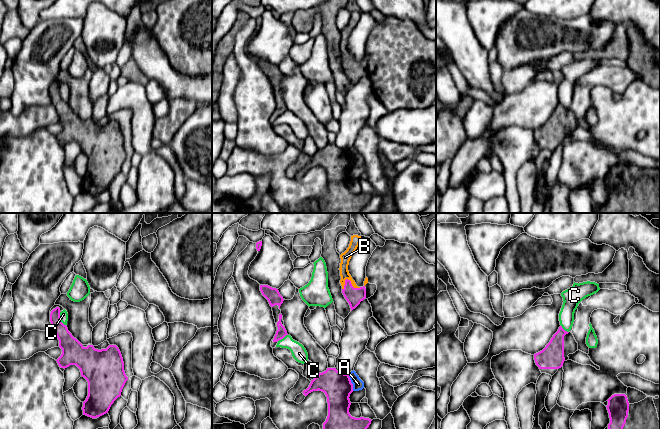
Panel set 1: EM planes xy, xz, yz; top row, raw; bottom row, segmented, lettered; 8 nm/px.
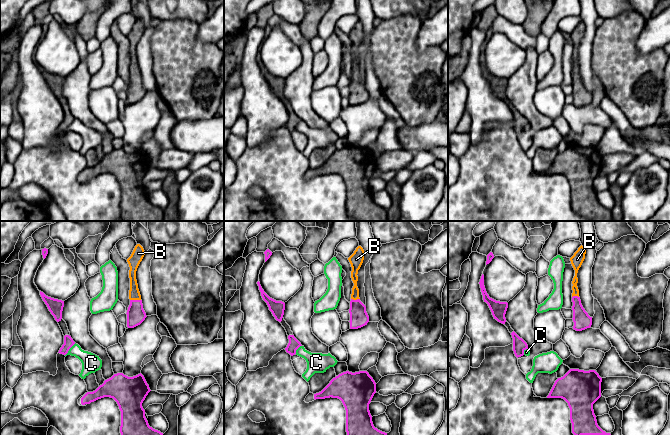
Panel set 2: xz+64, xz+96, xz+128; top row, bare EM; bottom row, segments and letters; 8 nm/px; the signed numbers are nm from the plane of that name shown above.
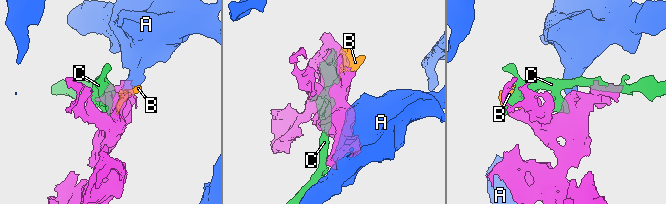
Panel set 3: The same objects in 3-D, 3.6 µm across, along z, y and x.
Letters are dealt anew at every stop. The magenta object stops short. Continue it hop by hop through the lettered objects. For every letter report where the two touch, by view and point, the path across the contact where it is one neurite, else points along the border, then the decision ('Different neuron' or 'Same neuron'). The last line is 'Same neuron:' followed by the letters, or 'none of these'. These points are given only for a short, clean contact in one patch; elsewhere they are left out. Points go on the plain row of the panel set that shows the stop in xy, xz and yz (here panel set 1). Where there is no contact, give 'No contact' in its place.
A: Touches magenta at xz (350, 158). Boundary: xz (347, 149), (353, 166). Different neuron
B: Touches magenta at xz (349, 56). Same neuron
C: Touches magenta at xy (59, 94). Boundary: xy (60, 87), (60, 96), (65, 101). Different neuron
Same neuron: B

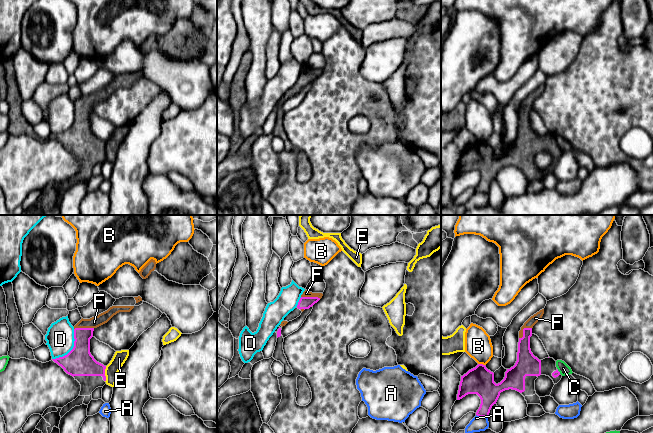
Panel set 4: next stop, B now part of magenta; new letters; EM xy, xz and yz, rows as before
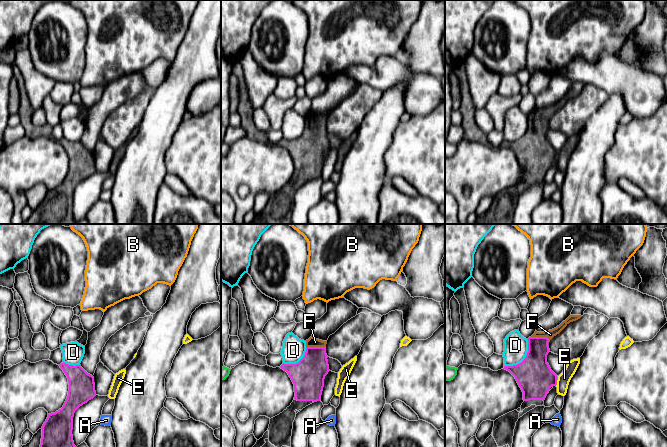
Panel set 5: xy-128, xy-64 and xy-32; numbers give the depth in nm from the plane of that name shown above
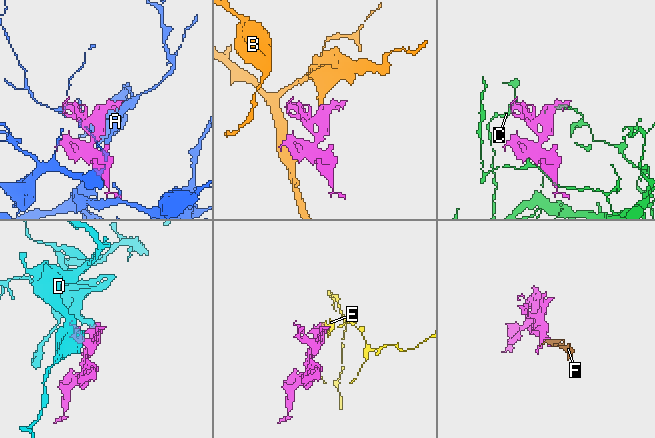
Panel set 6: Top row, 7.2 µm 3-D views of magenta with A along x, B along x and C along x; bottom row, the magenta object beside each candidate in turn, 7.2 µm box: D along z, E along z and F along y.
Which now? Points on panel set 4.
A: Touches magenta at yz (482, 192). Boundary: yz (476, 190), (487, 193). Different neuron
B: Touches magenta at yz (481, 140). Boundary: yz (478, 139), (484, 141). Different neuron
C: Touches magenta at yz (558, 147). Boundary: yz (557, 144), (560, 149). Different neuron
D: Touches magenta at xy (72, 125). Different neuron
E: Touches magenta at xy (104, 150). Boundary: xy (106, 142), (105, 157). Different neuron
F: Touches magenta at xy (83, 104). Same neuron
Same neuron: F

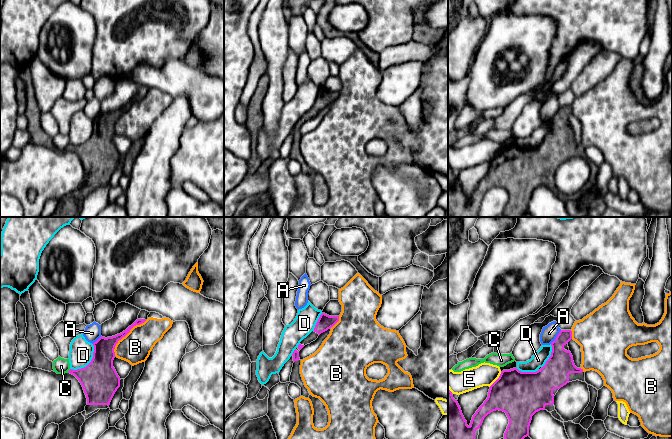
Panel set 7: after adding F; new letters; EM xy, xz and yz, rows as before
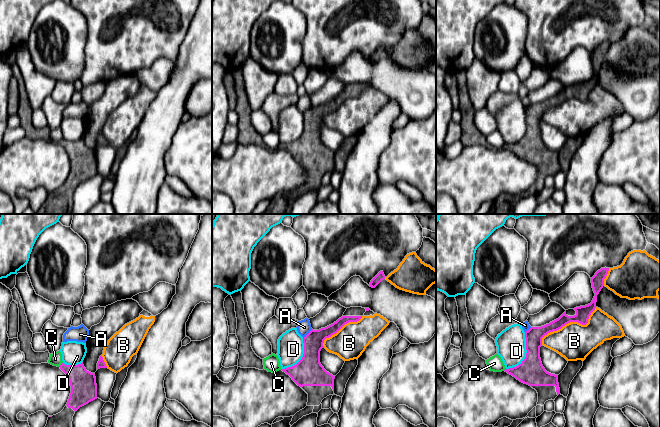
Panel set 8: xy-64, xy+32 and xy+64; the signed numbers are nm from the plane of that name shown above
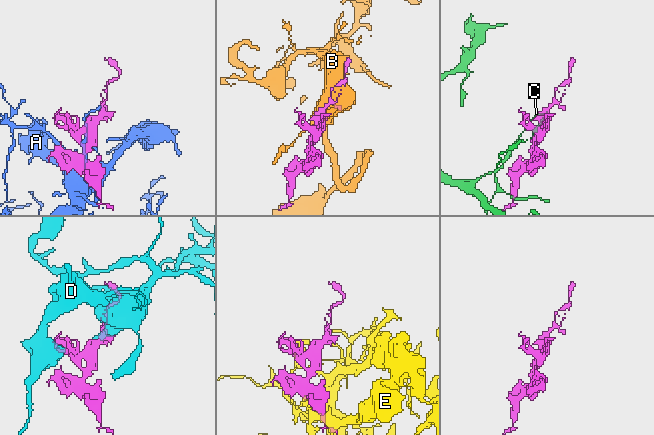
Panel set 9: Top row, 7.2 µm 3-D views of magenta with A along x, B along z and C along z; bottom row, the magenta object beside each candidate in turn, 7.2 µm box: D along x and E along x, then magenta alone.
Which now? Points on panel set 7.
A: Touches magenta at yz (556, 113). Different neuron
B: Touches magenta at xy (125, 111). Different neuron
C: Touches magenta at xy (68, 147). Different neuron
D: Touches magenta at xy (89, 139). Different neuron
E: Touches magenta at yz (497, 155). Different neuron
Same neuron: none of these

